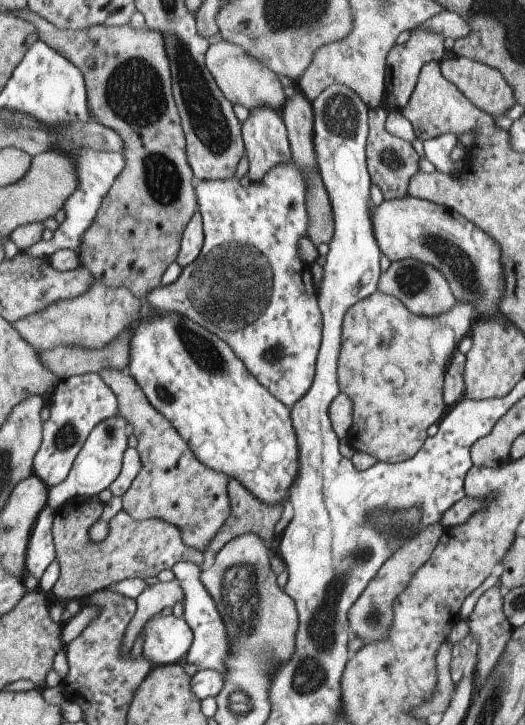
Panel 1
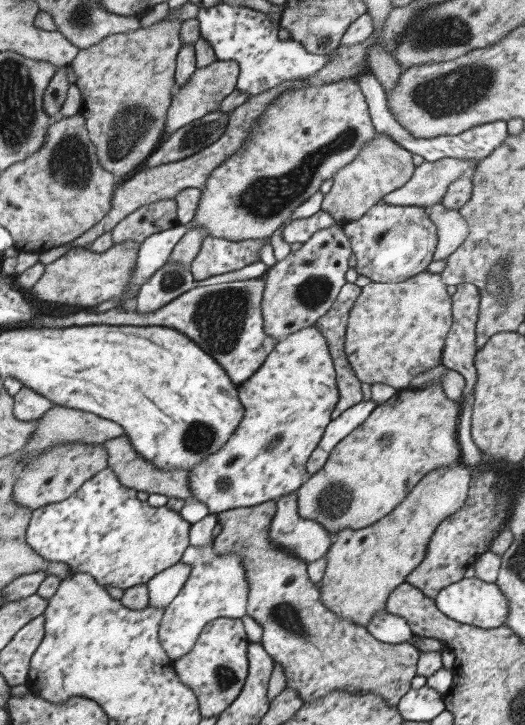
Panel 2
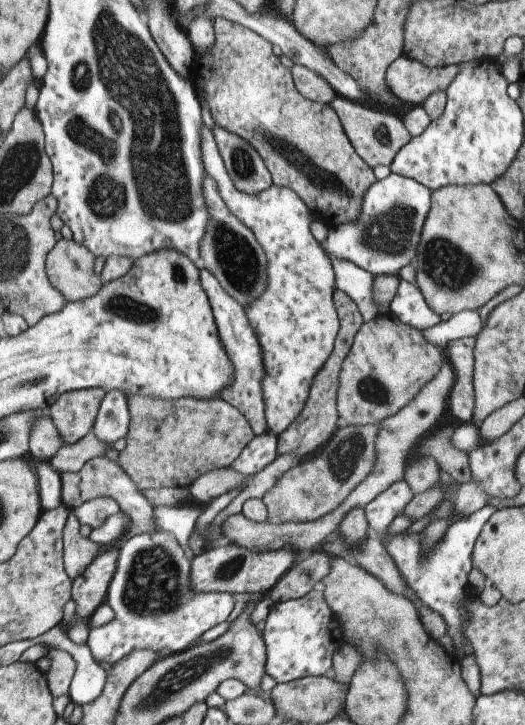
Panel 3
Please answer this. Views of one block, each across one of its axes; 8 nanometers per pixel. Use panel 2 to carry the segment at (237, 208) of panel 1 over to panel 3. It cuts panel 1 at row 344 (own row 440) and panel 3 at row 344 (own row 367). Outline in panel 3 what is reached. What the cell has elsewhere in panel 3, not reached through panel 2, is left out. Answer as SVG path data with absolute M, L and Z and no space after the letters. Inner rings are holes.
M203 128L201 154L205 162L205 172L217 182L223 204L243 226L251 230L267 256L269 290L259 296L253 306L245 308L245 312L247 320L255 328L255 334L259 336L263 364L267 370L263 378L267 426L271 434L279 436L299 414L307 398L311 378L331 354L339 332L339 320L331 302L331 296L335 292L331 260L323 254L323 250L319 250L319 244L309 232L311 212L291 190L269 186L267 190L263 190L263 194L239 194L223 168L215 138L207 128Z

